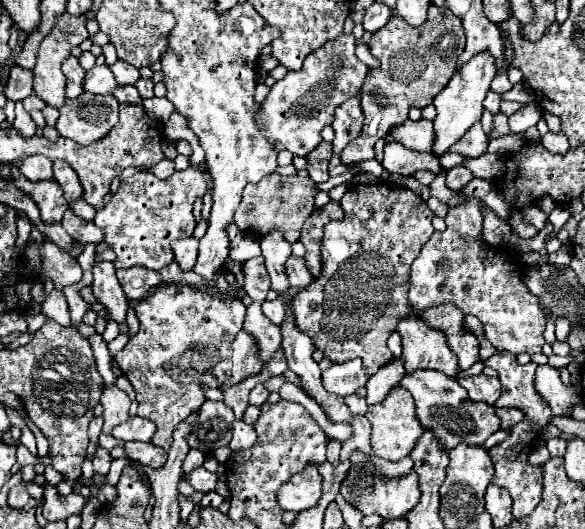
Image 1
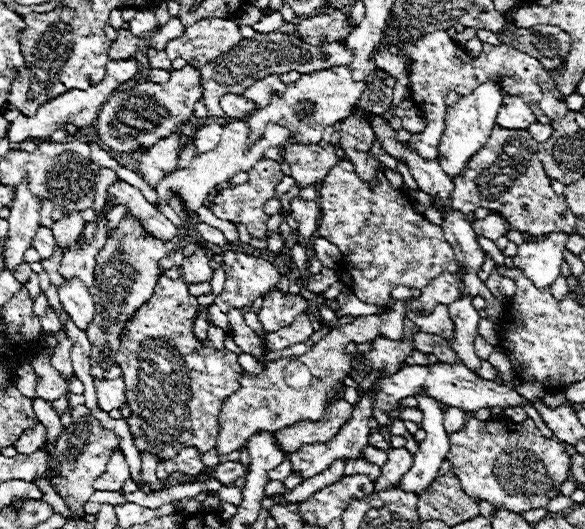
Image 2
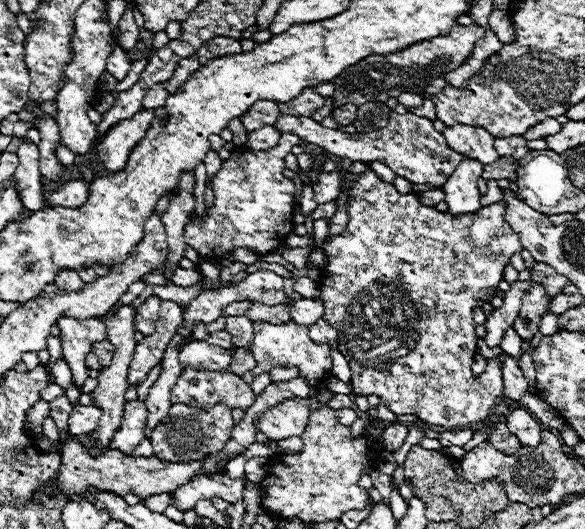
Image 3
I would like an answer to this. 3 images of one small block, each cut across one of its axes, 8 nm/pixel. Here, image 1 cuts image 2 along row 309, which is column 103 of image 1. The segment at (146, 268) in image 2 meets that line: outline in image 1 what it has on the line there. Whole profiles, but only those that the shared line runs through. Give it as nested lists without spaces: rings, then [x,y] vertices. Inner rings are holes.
[[[84,92],[82,96],[70,100],[66,98],[60,108],[60,118],[56,130],[60,136],[70,138],[82,146],[96,144],[118,124],[118,102],[112,94],[92,94]]]

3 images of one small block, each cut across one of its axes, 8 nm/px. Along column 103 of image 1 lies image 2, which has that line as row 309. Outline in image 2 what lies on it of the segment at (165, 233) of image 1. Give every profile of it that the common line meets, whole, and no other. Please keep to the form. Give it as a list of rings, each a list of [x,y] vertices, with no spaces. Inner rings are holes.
[[[224,252],[222,254],[222,268],[226,272],[226,284],[220,296],[214,298],[214,302],[208,306],[208,320],[210,324],[220,326],[222,330],[228,330],[228,310],[230,308],[244,308],[246,304],[252,304],[258,296],[268,294],[270,290],[276,288],[278,280],[280,280],[280,272],[266,260],[256,258],[256,256],[248,256],[244,252]]]

